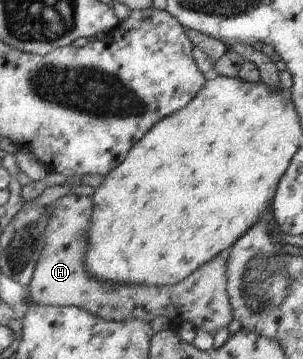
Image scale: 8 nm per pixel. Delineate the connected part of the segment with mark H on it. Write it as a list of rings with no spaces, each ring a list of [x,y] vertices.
[[[73,193],[60,197],[46,208],[48,221],[44,230],[44,243],[28,284],[31,300],[36,305],[51,305],[56,307],[75,307],[90,312],[106,321],[124,321],[137,319],[150,323],[157,316],[165,316],[172,322],[189,321],[197,330],[215,334],[219,329],[229,326],[234,319],[230,300],[226,291],[228,276],[226,275],[226,260],[219,254],[210,258],[201,267],[196,268],[187,278],[174,285],[128,285],[110,283],[96,279],[86,267],[84,257],[88,246],[88,228],[92,220],[94,204],[90,197],[78,196]]]

